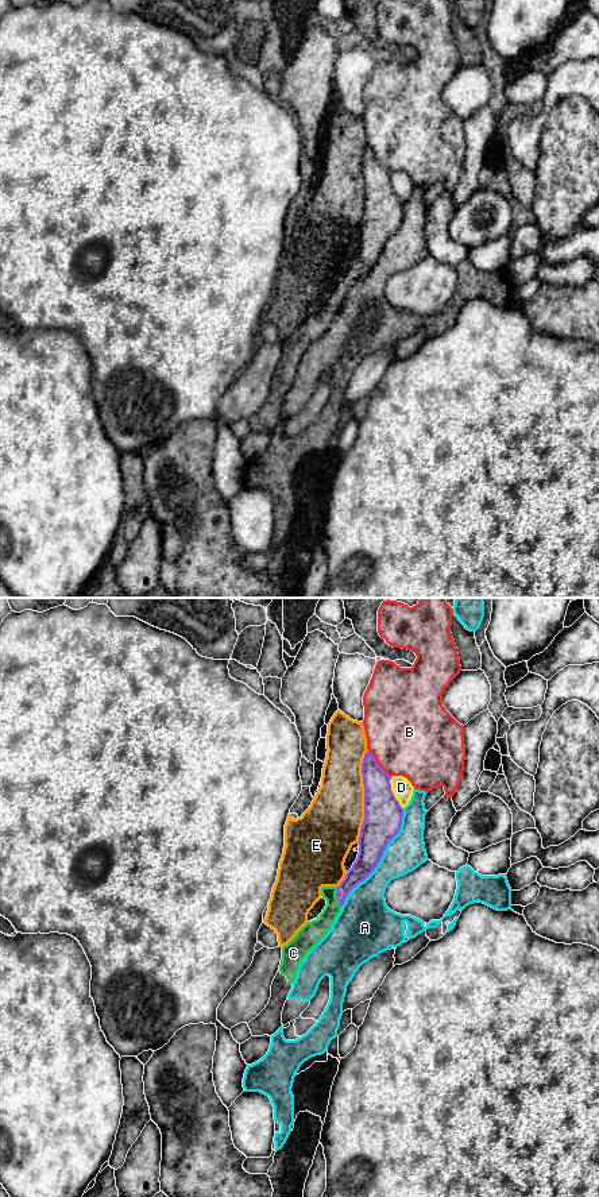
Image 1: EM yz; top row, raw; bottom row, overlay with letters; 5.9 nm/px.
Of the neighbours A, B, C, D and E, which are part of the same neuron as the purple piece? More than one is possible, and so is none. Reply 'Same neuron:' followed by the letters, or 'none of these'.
Same neuron: C

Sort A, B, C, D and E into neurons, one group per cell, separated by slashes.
A / B / C / D / E

